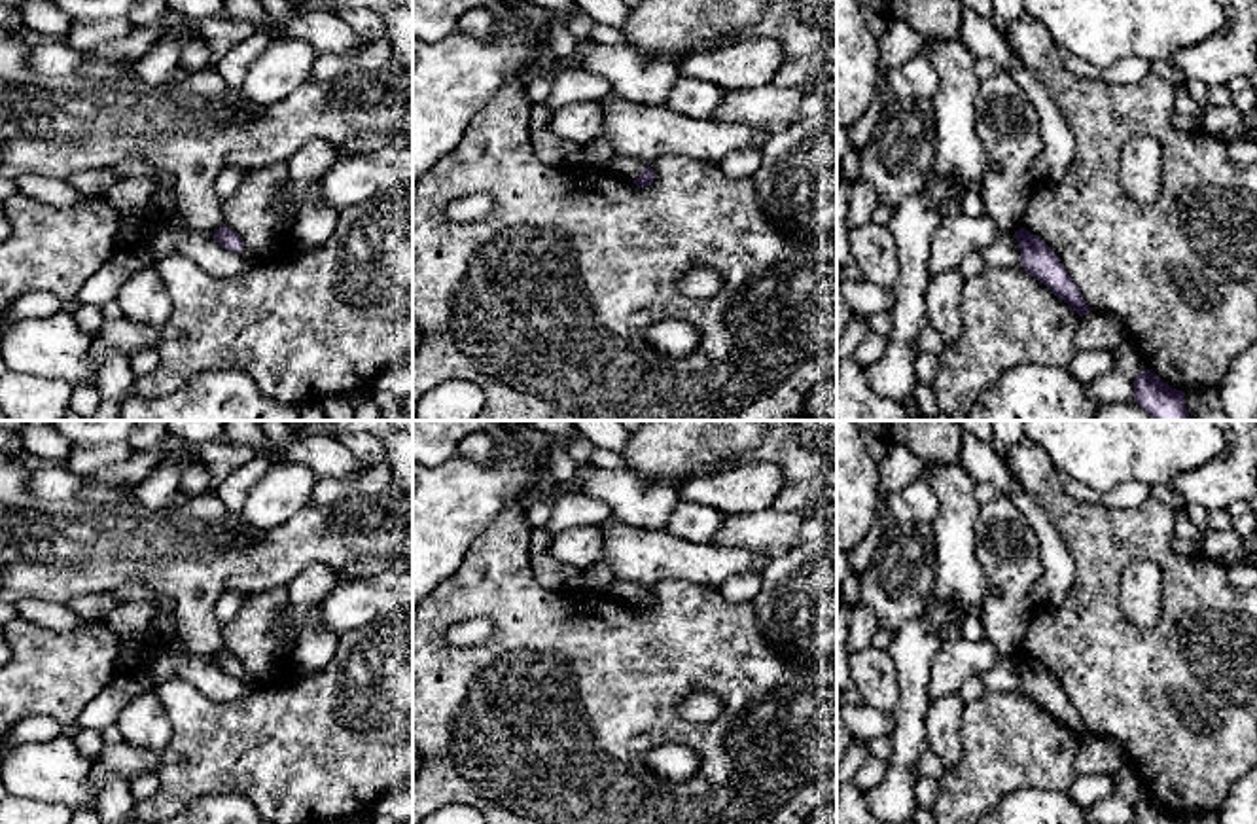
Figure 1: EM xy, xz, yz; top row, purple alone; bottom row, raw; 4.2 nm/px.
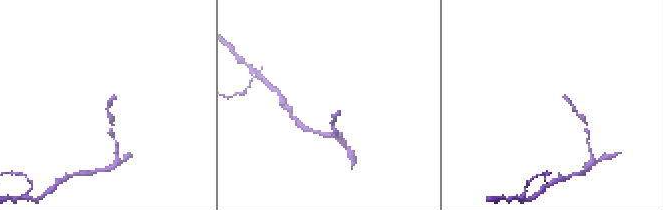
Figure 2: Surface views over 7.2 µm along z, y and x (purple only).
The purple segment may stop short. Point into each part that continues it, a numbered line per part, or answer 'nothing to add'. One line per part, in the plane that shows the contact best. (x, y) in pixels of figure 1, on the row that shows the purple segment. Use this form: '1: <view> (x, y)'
nothing to add

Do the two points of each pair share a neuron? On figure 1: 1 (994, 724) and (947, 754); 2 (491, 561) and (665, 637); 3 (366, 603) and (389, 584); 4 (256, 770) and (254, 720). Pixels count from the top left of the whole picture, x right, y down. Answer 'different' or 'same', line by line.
1: different
2: same
3: same
4: same

